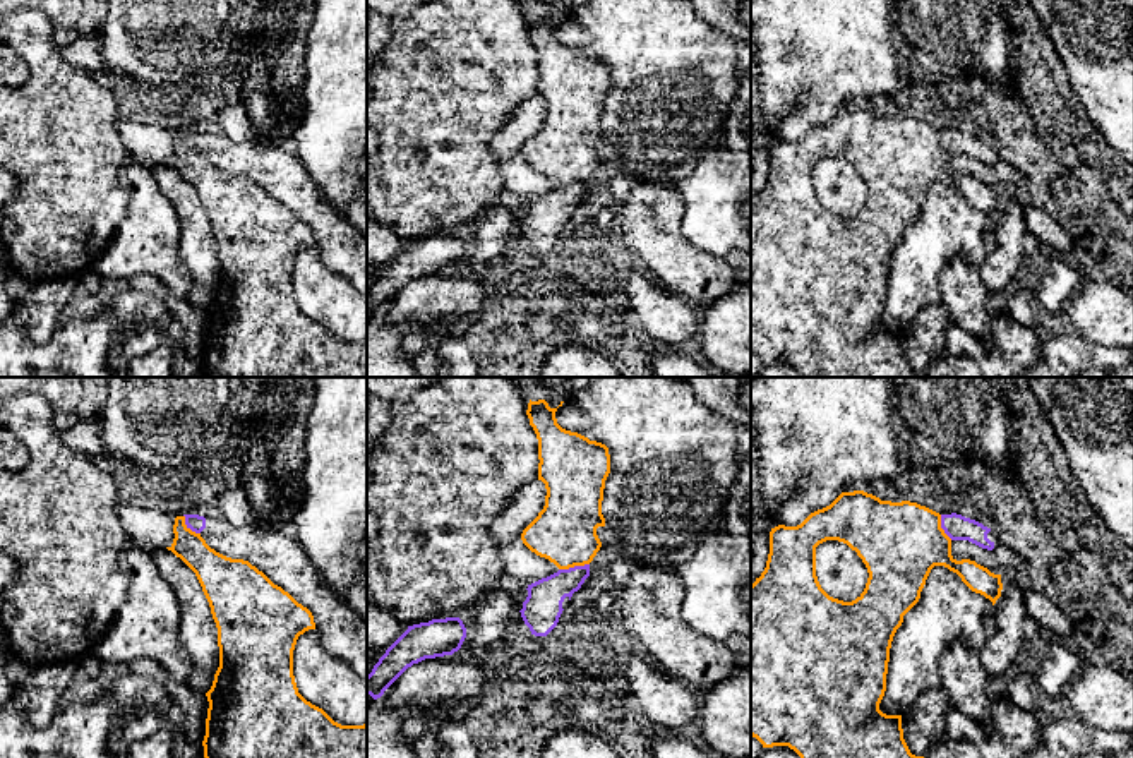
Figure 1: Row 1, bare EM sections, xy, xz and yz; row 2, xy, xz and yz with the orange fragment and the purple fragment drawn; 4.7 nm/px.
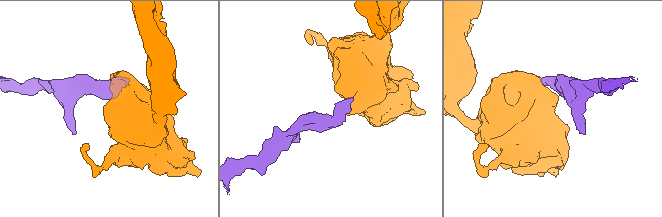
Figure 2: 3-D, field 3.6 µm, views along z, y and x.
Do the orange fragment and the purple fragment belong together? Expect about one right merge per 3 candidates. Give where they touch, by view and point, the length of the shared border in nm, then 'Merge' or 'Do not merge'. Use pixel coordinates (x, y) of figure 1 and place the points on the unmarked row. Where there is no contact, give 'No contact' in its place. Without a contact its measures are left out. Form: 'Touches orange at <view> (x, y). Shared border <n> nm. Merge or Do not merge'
Touches orange at xz (573, 182). Shared border 150 nm. Do not merge

